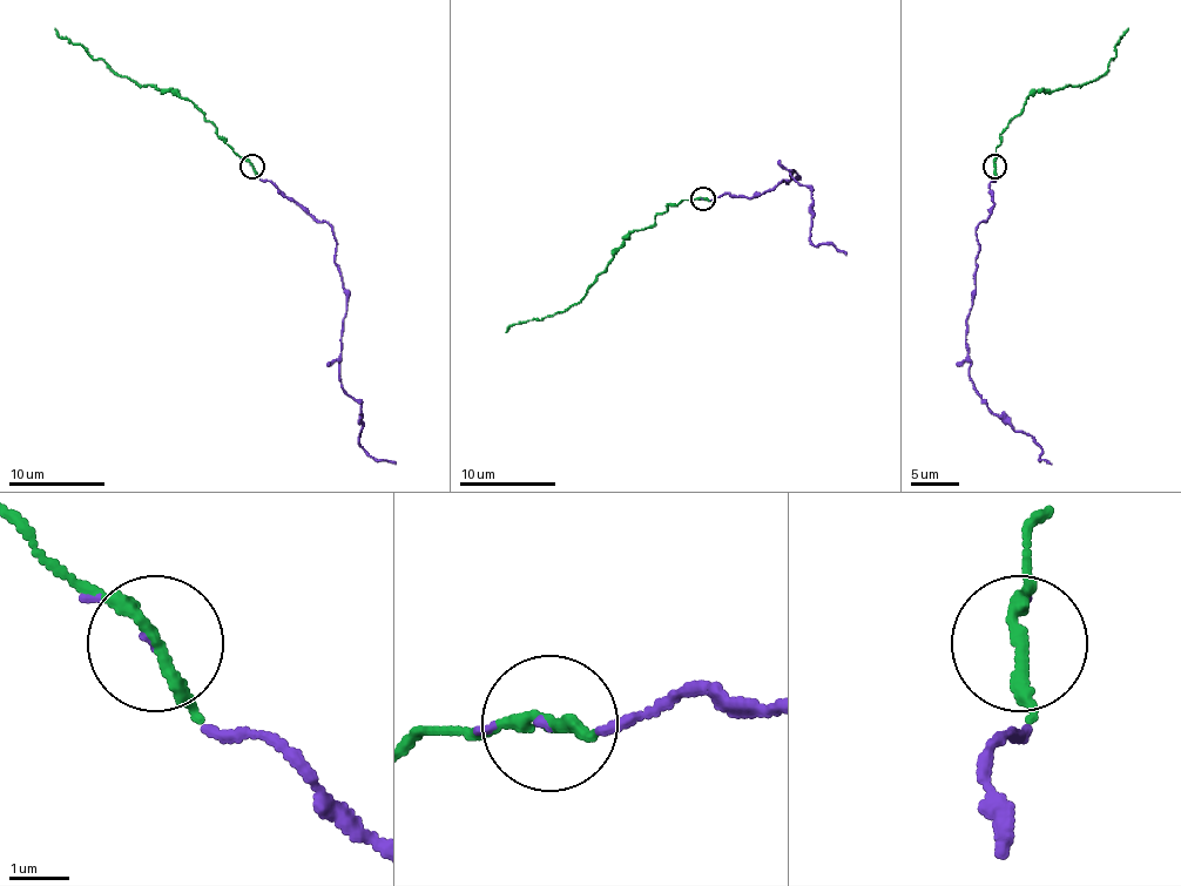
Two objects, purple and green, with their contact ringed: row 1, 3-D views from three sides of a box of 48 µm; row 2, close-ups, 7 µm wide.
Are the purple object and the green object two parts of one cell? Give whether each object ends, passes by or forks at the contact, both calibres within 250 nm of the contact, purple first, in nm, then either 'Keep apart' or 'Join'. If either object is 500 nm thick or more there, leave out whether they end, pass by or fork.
At the ring purple ends. At the ring green passes by. Thickness 60 nm (purple) against 190 nm. Join

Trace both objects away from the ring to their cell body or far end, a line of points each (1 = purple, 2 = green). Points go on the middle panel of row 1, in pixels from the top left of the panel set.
1: (703, 198), (754, 198), (788, 183), (797, 176), (793, 169), (811, 190), (809, 238), (845, 256)
2: (703, 198), (669, 203), (653, 224), (639, 229), (623, 241), (584, 297), (552, 316), (513, 323), (506, 332)

